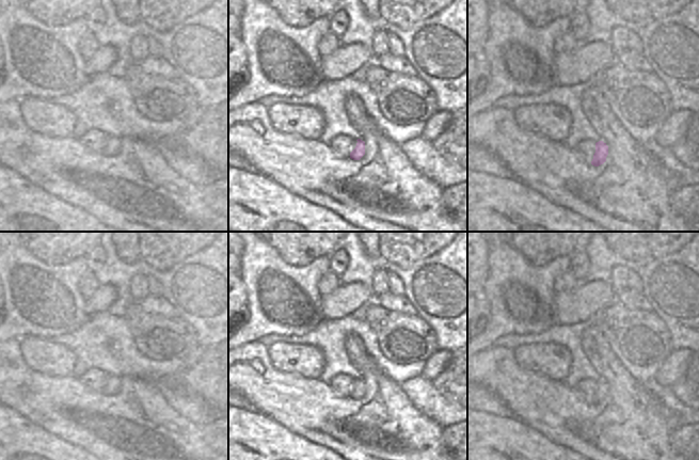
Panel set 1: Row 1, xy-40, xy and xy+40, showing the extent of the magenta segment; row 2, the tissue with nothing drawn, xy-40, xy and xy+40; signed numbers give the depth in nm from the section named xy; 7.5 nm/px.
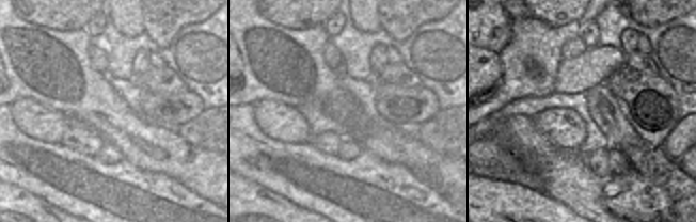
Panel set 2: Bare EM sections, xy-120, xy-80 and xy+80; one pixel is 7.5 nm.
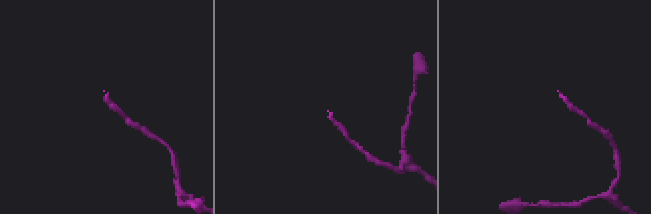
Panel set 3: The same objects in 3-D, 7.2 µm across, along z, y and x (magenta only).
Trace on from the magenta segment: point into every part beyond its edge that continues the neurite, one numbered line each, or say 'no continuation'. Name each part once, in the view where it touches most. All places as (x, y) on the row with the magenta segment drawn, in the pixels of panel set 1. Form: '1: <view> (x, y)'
1: xy+40 (586, 148)

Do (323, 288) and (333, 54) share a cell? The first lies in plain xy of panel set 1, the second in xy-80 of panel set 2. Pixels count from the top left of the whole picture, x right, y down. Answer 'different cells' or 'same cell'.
same cell

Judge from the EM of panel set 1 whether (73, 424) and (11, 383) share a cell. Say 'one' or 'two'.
one

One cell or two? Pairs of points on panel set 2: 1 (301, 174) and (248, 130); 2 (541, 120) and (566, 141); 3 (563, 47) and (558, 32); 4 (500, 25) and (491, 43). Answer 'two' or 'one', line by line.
1: one
2: one
3: two
4: one

